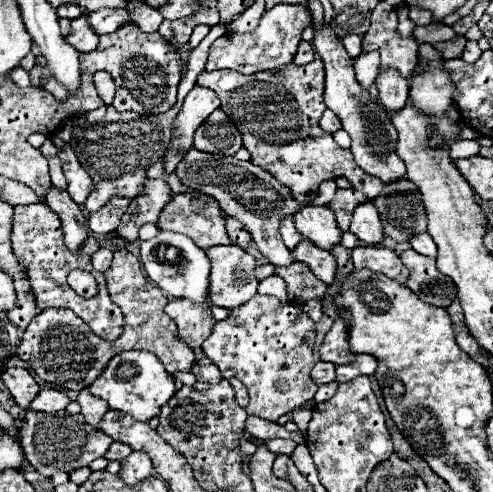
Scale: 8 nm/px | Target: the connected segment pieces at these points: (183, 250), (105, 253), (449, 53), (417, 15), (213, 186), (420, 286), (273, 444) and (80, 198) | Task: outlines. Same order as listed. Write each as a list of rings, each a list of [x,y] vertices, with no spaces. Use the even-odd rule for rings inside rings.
[[[160,230],[156,238],[140,244],[140,262],[150,276],[170,298],[190,298],[194,302],[208,304],[208,276],[210,276],[210,260],[202,248],[198,248],[188,236]],[[208,264],[208,272],[200,274],[202,266]]]
[[[100,248],[92,254],[92,266],[98,270],[98,272],[106,272],[112,264],[112,250],[108,248]]]
[[[454,36],[452,40],[448,40],[448,42],[440,42],[440,44],[434,44],[434,48],[440,52],[440,56],[444,58],[444,60],[448,60],[448,58],[460,58],[462,56],[462,52],[464,52],[464,44],[466,44],[466,38],[462,36]]]
[[[410,8],[410,18],[416,26],[426,26],[432,24],[432,12],[424,10],[424,8]]]
[[[190,148],[186,158],[178,164],[176,176],[184,186],[212,196],[220,204],[220,208],[228,212],[228,216],[238,218],[252,234],[252,240],[258,246],[258,250],[274,266],[288,266],[294,262],[290,250],[284,246],[280,238],[280,222],[286,216],[294,214],[302,204],[296,202],[290,196],[288,188],[280,184],[274,176],[270,176],[266,170],[254,166],[252,162],[240,162],[236,158],[226,156],[212,156],[196,148]]]
[[[412,248],[400,254],[404,266],[410,270],[408,288],[424,302],[440,308],[448,308],[456,298],[456,286],[452,278],[444,276],[436,268],[436,260],[420,256]]]
[[[266,440],[266,448],[270,452],[290,456],[294,452],[294,448],[296,448],[296,442],[294,440]]]
[[[68,144],[60,146],[58,156],[60,156],[60,160],[62,160],[64,176],[66,176],[66,180],[68,180],[68,194],[70,194],[70,198],[72,198],[78,206],[82,206],[84,200],[88,198],[88,194],[92,192],[94,182],[92,182],[92,178],[88,176],[88,172],[80,166],[78,158],[74,156],[74,152],[72,152],[72,148],[70,148]]]

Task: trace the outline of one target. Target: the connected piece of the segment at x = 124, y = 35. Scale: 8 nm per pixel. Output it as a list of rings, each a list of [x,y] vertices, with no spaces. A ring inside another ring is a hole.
[[[124,24],[112,34],[100,36],[94,52],[80,54],[80,68],[102,68],[116,82],[114,108],[118,112],[136,110],[138,114],[162,114],[176,104],[176,90],[182,76],[182,60],[158,32],[146,34],[136,24]]]

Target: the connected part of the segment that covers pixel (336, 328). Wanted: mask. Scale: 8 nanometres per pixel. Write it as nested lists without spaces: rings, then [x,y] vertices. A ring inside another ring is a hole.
[[[338,316],[320,346],[320,360],[340,366],[352,362],[354,358],[356,356],[348,352],[348,324],[342,316]]]

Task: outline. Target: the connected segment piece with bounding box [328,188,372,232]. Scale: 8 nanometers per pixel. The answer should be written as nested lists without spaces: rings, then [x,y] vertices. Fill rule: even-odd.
[[[354,188],[336,190],[336,196],[328,206],[336,214],[336,220],[338,220],[338,226],[342,232],[346,232],[350,228],[350,220],[352,220],[352,212],[354,212],[356,204],[364,204],[364,202],[372,202],[372,198],[364,196],[362,192],[354,190]]]

